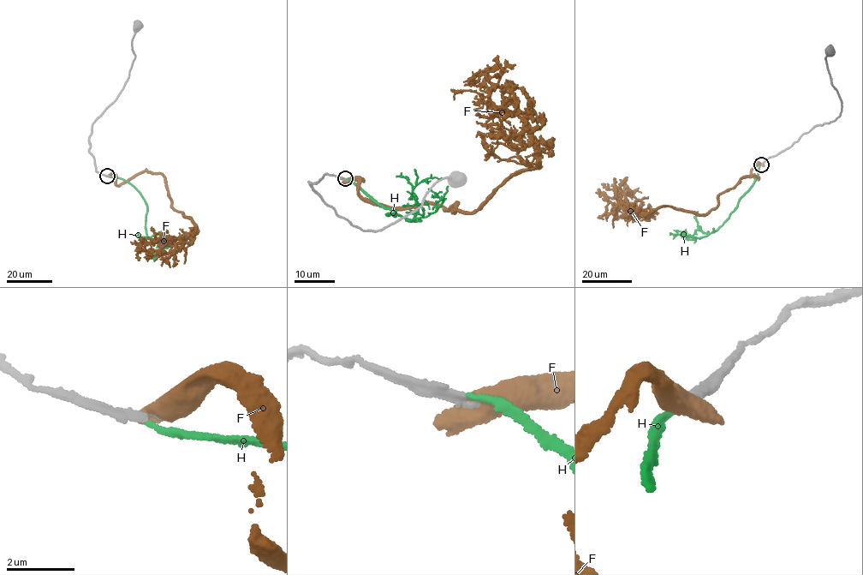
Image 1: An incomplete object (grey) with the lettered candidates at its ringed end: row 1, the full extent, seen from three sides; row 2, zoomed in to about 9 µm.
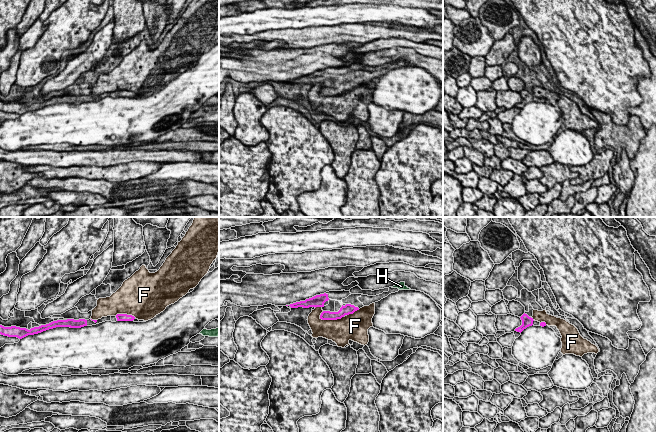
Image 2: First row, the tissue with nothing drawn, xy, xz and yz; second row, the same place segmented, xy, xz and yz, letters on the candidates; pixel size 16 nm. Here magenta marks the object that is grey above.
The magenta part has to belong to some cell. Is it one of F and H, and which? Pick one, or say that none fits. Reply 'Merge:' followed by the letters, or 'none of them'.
Merge: H

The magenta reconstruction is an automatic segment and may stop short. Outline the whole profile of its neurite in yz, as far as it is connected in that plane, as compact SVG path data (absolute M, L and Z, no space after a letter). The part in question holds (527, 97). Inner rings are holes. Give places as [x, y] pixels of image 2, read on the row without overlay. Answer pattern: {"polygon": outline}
{"polygon": "M523 90L521 93L521 96L522 96L522 101L518 104L515 105L515 107L517 108L522 108L524 105L526 105L527 103L529 102L532 102L533 101L533 94L529 93L527 90Z"}

